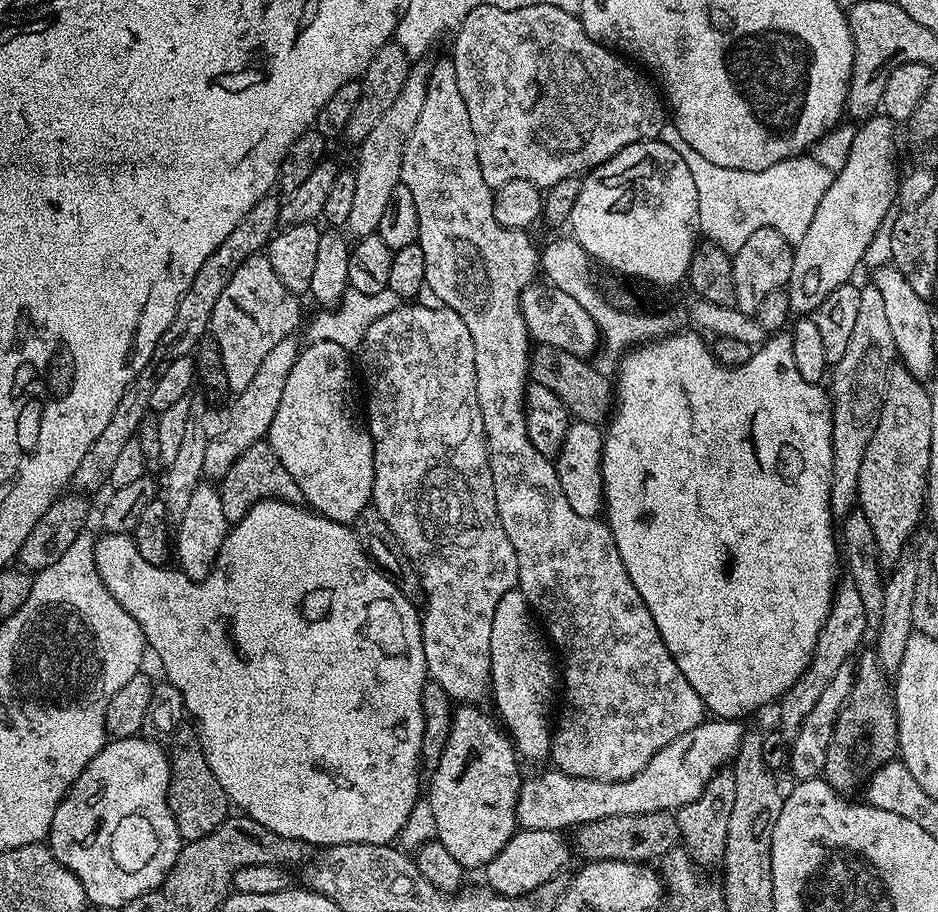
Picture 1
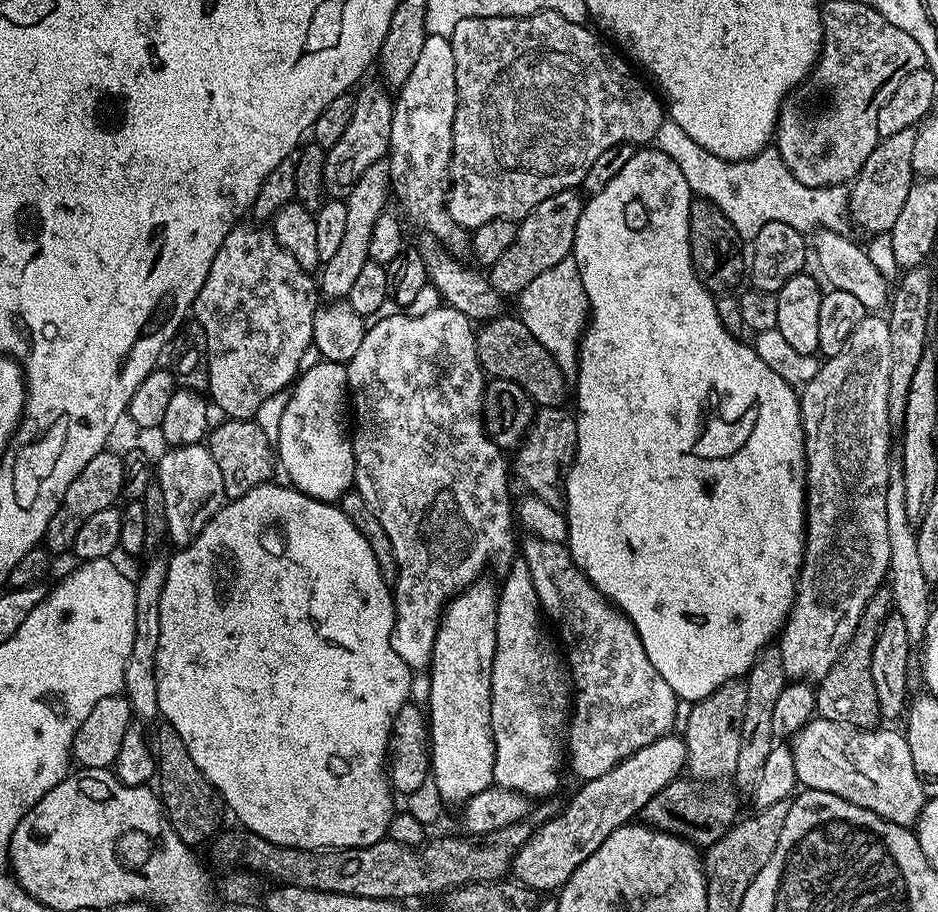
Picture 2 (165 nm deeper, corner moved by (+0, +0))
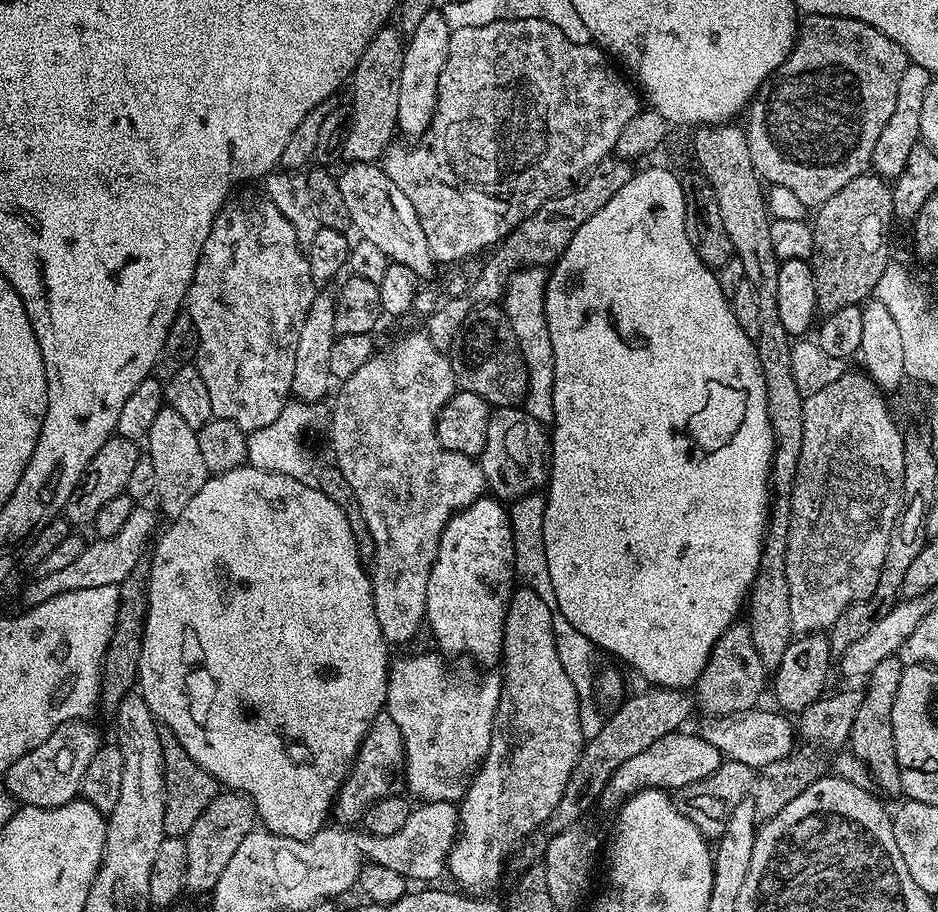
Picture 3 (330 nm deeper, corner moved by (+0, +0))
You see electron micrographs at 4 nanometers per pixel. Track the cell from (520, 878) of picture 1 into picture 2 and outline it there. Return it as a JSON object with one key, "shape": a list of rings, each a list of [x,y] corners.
{"shape":[[[669,734],[650,742],[650,746],[642,746],[642,750],[618,762],[606,774],[583,781],[580,789],[569,798],[568,805],[539,825],[520,847],[512,859],[511,875],[538,894],[552,894],[563,888],[570,874],[574,874],[614,830],[635,821],[643,813],[646,802],[685,771],[687,762],[688,748],[683,739]]]}

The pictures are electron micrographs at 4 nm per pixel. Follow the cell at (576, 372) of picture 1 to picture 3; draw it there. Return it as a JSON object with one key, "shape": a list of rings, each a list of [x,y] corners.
{"shape":[[[496,304],[473,307],[456,331],[450,359],[457,389],[478,394],[478,398],[490,406],[511,408],[519,405],[529,390],[528,371],[518,350],[518,338],[514,338],[514,330],[510,330],[503,307]]]}

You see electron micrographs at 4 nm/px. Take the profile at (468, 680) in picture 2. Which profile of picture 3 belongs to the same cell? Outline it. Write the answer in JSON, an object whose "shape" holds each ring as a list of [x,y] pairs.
{"shape":[[[481,498],[475,500],[470,506],[466,506],[461,512],[457,512],[456,515],[450,517],[440,535],[438,554],[434,558],[432,569],[430,570],[430,582],[426,582],[426,610],[424,614],[426,617],[426,628],[432,631],[432,636],[436,639],[437,645],[435,644],[435,647],[444,654],[449,654],[448,652],[469,652],[469,654],[484,667],[484,670],[495,669],[502,660],[506,614],[512,601],[512,593],[517,580],[516,567],[514,566],[514,538],[512,537],[512,527],[510,526],[510,518],[508,517],[508,508],[505,507],[501,501],[495,498]]]}

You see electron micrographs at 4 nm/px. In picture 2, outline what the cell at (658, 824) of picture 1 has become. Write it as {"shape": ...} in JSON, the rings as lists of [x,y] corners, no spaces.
{"shape":[[[677,778],[658,790],[642,813],[643,823],[659,832],[669,832],[680,840],[686,840],[697,849],[706,850],[718,838],[722,838],[737,823],[736,796],[724,782],[700,783],[691,778]]]}

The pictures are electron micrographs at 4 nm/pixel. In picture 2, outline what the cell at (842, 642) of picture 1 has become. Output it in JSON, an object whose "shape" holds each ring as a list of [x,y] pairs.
{"shape":[[[866,314],[858,326],[854,326],[854,334],[838,350],[838,354],[827,357],[821,363],[818,374],[809,384],[803,385],[800,397],[800,413],[802,414],[802,430],[804,431],[804,486],[806,489],[806,507],[804,509],[804,561],[796,579],[796,597],[788,615],[788,623],[784,625],[779,637],[778,647],[782,654],[782,666],[786,670],[789,681],[818,682],[834,666],[838,654],[850,642],[858,622],[862,618],[862,610],[866,610],[866,602],[885,583],[890,562],[890,538],[886,538],[886,490],[888,458],[894,451],[892,445],[893,417],[888,410],[890,396],[890,326],[887,319],[880,314]]]}

